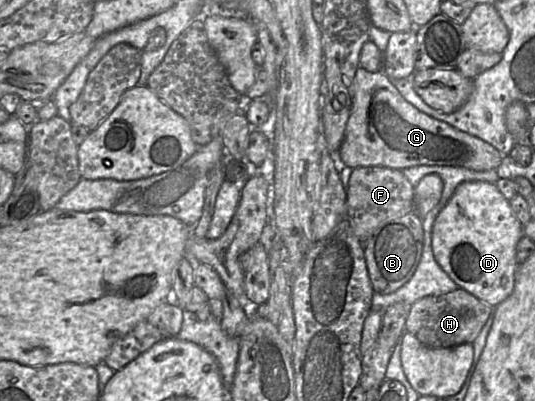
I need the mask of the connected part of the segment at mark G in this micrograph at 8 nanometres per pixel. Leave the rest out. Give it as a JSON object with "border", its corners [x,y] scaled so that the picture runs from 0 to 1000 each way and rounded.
{"border":[[[675,165],[660,200],[662,254],[645,322],[643,349],[628,382],[634,409],[654,416],[710,414],[753,424],[774,414],[847,414],[884,426],[923,424],[938,404],[940,384],[910,354],[860,327],[834,304],[787,279],[761,254],[716,180],[688,180]]]}

